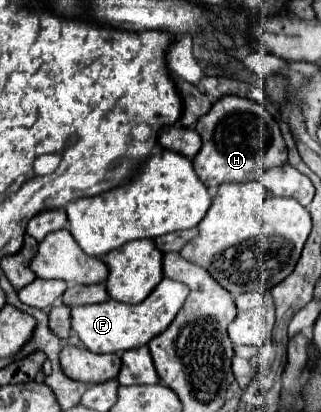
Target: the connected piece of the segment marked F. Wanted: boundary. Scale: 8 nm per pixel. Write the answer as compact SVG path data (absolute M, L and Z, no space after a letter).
M164 277L158 287L138 305L128 305L110 299L104 303L72 307L72 329L92 353L124 353L128 349L142 347L156 335L160 335L172 323L172 319L184 305L188 293L190 289L184 283Z

